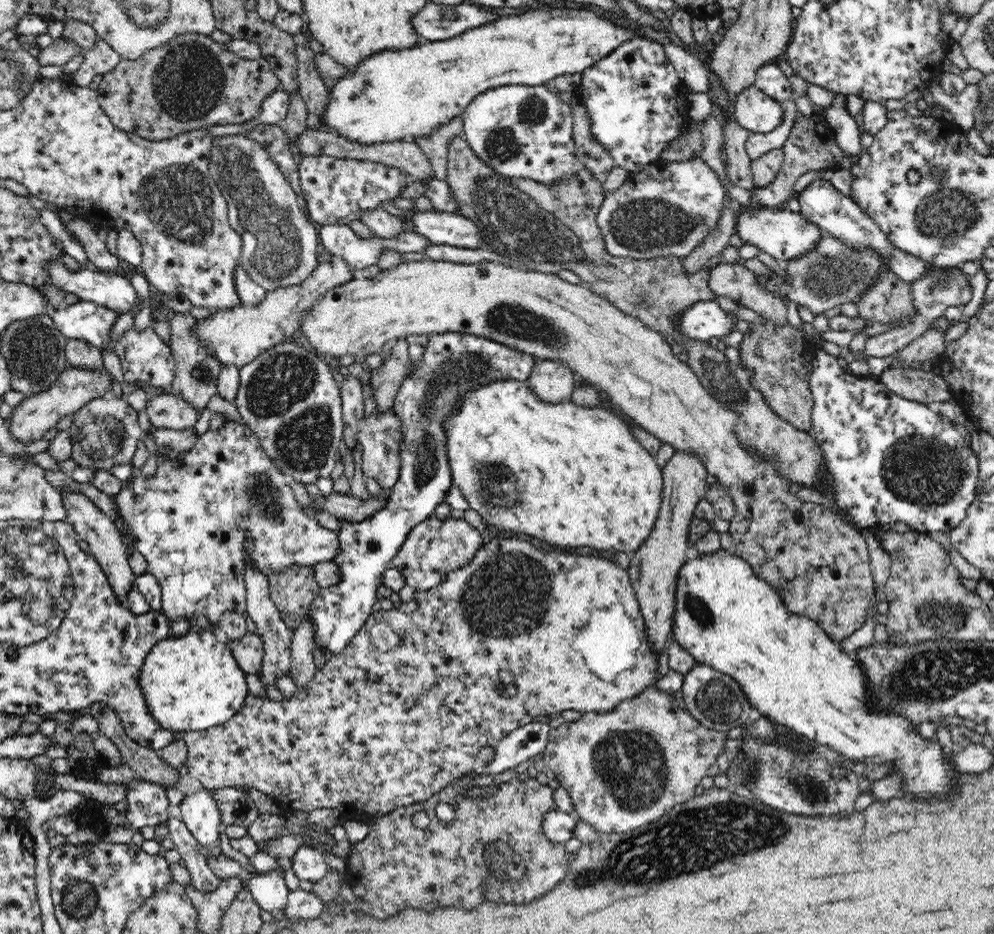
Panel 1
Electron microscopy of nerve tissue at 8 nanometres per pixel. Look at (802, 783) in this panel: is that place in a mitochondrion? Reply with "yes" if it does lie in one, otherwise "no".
yes

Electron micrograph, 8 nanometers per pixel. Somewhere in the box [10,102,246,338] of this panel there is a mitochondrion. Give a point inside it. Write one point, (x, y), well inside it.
(176, 199)

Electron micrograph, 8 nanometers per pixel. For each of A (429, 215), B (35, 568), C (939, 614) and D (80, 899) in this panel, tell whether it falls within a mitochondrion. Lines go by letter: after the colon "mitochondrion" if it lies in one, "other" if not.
A: other
B: mitochondrion
C: mitochondrion
D: mitochondrion

